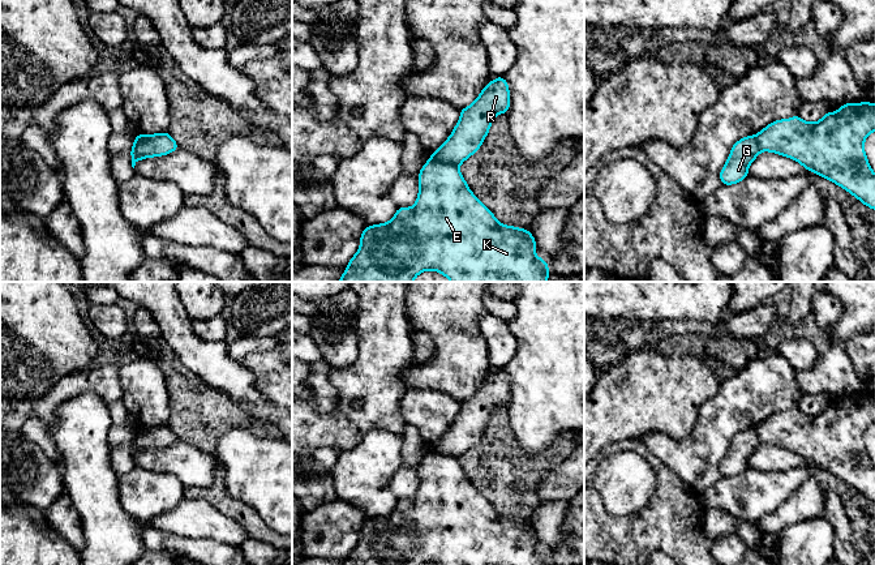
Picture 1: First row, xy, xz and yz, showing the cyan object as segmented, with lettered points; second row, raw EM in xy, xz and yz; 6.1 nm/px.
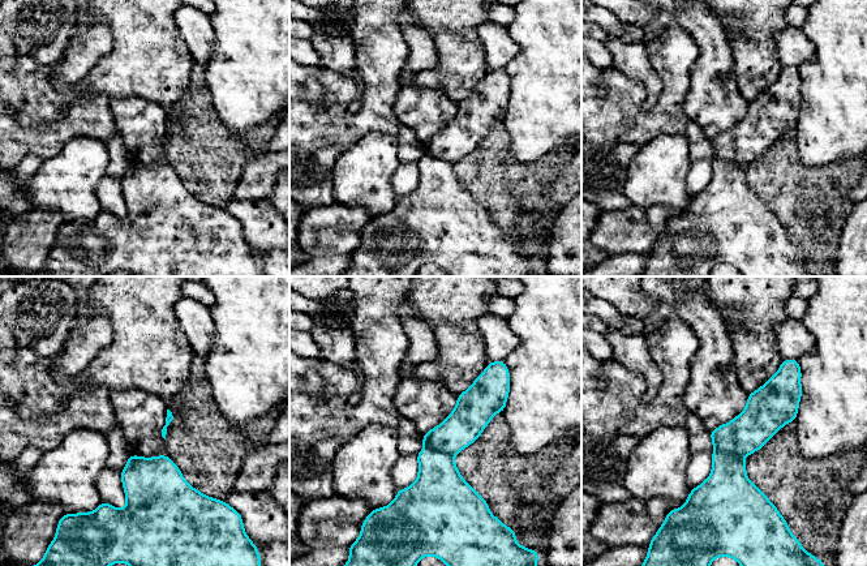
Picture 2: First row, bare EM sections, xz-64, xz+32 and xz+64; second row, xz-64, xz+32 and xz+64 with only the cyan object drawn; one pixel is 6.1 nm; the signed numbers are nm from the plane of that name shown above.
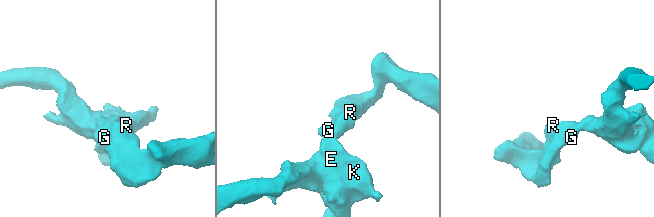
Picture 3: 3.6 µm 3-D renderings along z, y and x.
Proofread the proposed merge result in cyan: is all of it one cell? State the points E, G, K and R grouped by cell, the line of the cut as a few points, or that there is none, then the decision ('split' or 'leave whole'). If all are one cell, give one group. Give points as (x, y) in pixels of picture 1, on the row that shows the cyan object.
groups E K / G R; cut xz (430, 158), (458, 166); split

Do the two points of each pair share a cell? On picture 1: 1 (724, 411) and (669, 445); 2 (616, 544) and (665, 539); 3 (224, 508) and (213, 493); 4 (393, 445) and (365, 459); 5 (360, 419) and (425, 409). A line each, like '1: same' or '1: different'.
1: same
2: same
3: same
4: same
5: different

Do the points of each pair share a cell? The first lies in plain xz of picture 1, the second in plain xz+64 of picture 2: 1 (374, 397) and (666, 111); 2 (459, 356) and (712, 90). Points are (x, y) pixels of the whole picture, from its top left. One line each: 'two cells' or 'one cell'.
1: one cell
2: two cells

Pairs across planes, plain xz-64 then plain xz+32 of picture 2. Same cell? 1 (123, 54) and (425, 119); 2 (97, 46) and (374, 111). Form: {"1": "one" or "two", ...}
{"1": "two", "2": "one"}

